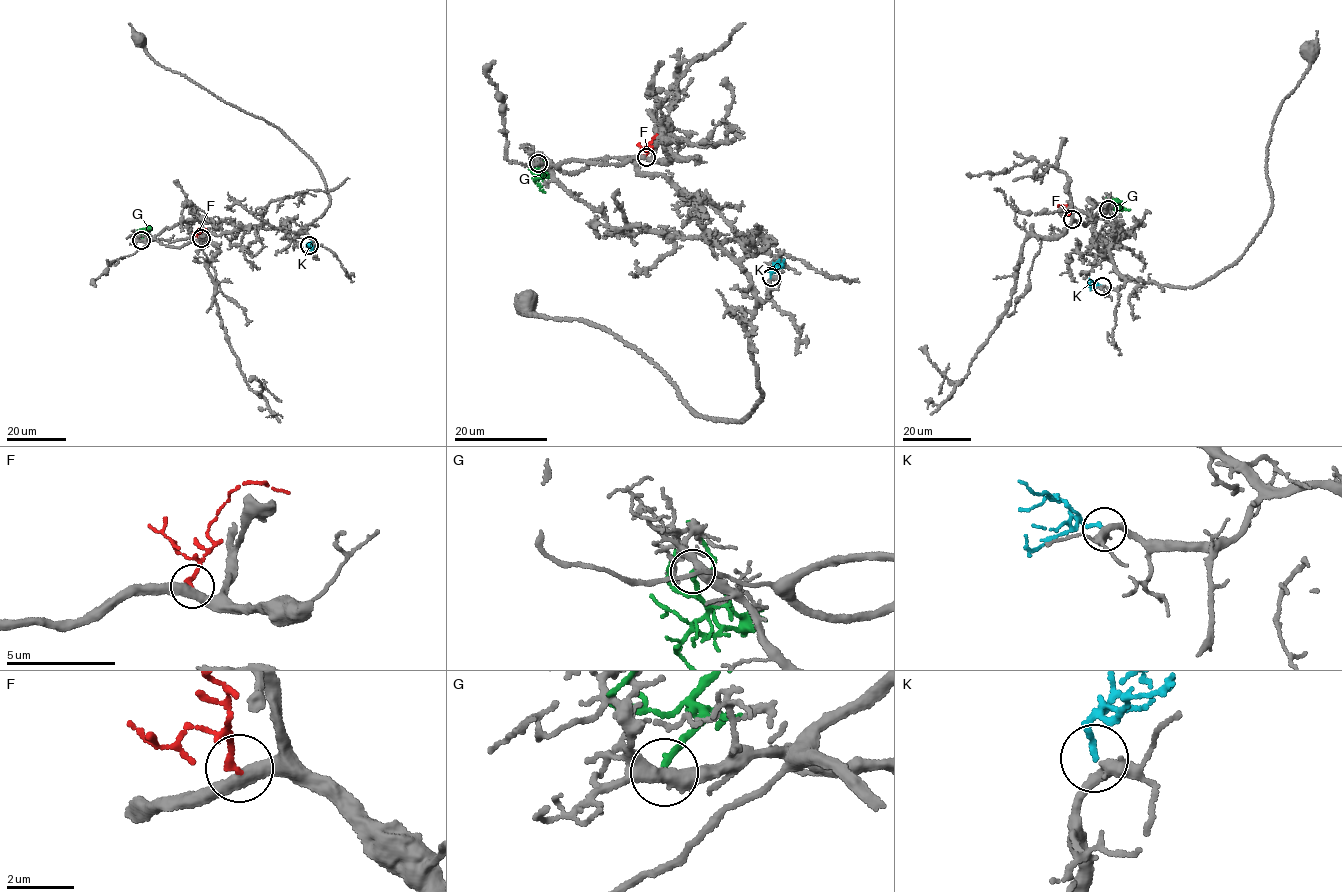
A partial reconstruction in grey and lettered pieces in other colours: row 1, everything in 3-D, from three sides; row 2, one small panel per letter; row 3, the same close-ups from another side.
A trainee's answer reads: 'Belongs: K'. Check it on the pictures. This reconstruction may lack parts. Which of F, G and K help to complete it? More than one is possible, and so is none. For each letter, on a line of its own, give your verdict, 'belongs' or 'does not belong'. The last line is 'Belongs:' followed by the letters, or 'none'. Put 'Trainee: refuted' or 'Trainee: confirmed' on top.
Trainee: confirmed
F: does not belong
G: does not belong
K: belongs
Belongs: K

